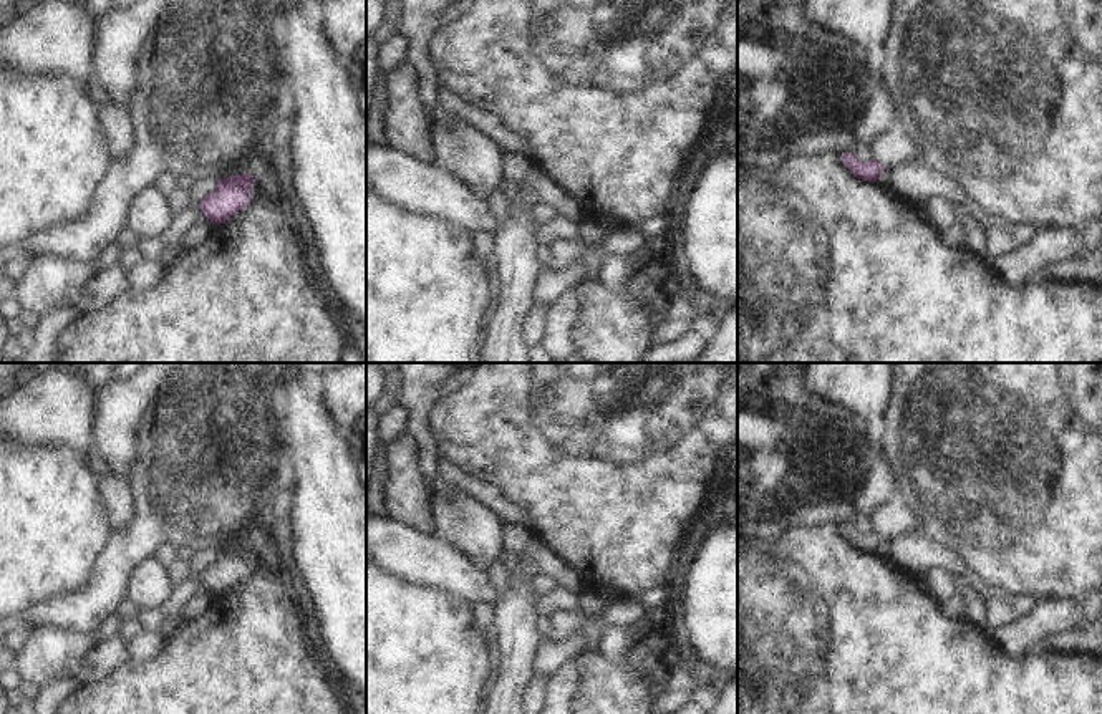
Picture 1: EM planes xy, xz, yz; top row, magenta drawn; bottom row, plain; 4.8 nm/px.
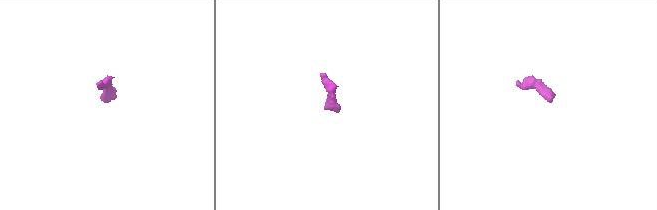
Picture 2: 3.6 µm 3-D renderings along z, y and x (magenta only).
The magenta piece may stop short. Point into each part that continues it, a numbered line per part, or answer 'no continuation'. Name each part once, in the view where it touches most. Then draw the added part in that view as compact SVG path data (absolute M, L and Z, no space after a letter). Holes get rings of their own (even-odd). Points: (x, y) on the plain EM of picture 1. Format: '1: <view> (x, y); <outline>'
no continuation

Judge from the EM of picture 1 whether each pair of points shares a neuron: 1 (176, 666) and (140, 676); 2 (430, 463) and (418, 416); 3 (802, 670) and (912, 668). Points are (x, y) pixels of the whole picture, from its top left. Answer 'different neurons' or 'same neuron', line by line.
1: same neuron
2: same neuron
3: same neuron

